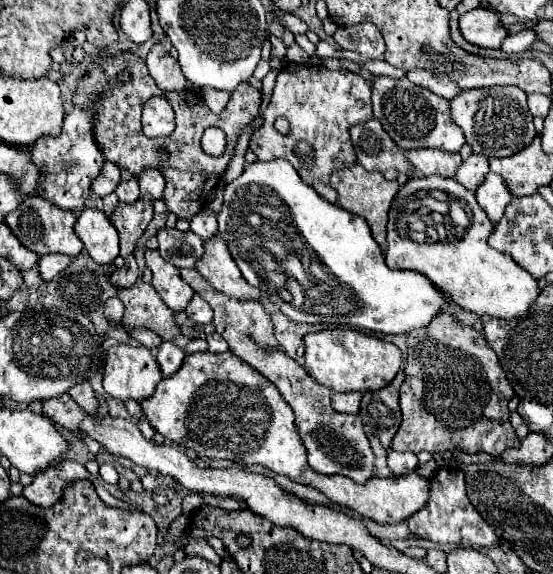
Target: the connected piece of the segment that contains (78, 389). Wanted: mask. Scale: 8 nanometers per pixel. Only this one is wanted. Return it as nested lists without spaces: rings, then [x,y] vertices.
[[[84,382],[84,386],[74,386],[70,392],[68,392],[82,408],[86,414],[92,414],[96,416],[98,414],[98,408],[100,408],[100,402],[96,398],[96,392],[92,390],[92,386],[88,382]]]

